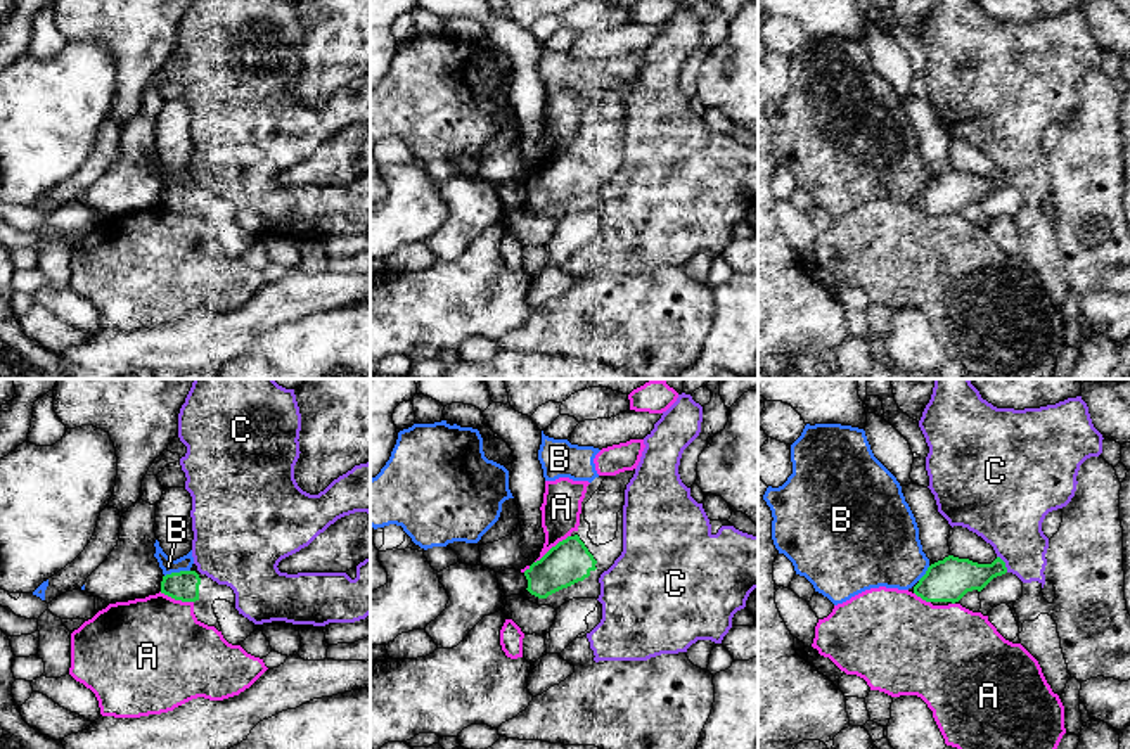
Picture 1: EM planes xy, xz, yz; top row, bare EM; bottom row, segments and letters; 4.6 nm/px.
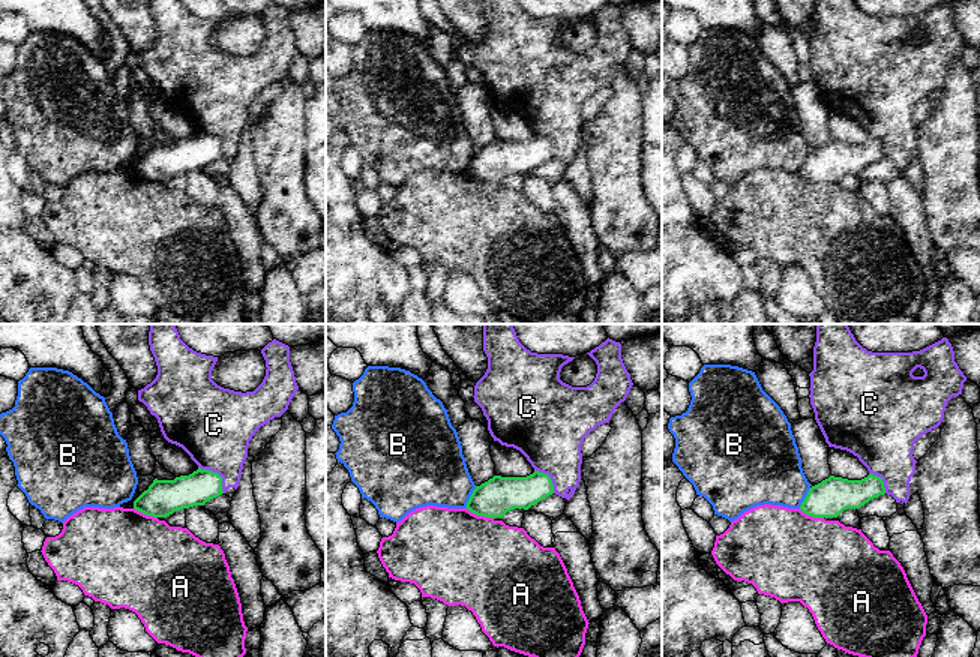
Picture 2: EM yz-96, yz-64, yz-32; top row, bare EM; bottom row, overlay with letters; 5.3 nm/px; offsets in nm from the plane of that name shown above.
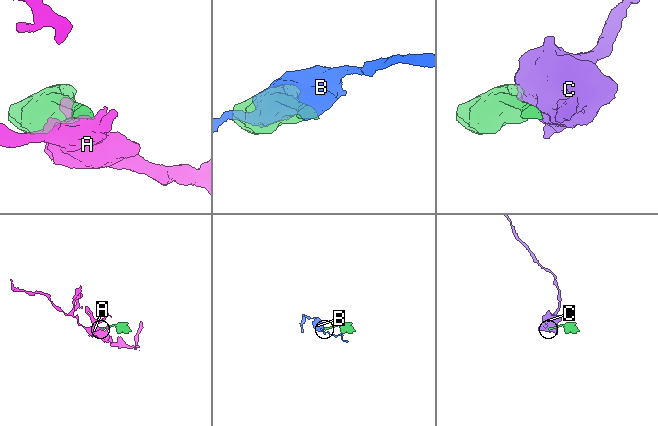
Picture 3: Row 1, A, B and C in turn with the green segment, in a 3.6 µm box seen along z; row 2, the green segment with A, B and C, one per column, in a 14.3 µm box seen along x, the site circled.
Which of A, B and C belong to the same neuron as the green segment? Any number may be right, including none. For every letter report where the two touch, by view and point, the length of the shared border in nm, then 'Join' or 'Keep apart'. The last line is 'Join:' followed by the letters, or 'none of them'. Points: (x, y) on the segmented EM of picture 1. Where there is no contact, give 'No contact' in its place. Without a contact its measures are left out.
A: Touches green at xz (552, 547). Shared border 220 nm. Keep apart
B: Touches green at xy (177, 573). Shared border 120 nm. Keep apart
C: Touches green at yz (1004, 564). Shared border 90 nm. Keep apart
Join: none of them

